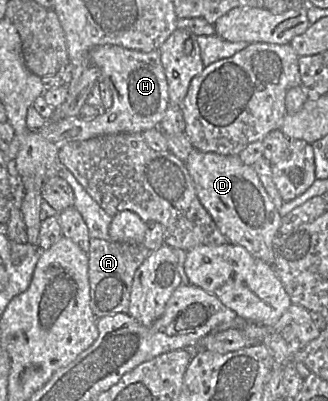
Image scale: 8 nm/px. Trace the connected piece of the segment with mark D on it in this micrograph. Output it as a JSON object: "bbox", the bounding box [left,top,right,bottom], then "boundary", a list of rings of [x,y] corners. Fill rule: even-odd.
{"bbox":[185,149,282,267],"boundary":[[[193,149],[189,154],[185,164],[199,201],[229,243],[244,247],[251,255],[273,267],[274,253],[272,243],[281,225],[282,217],[279,215],[277,208],[252,166],[245,165],[238,155],[225,156],[216,153],[205,153],[196,149]]]}

